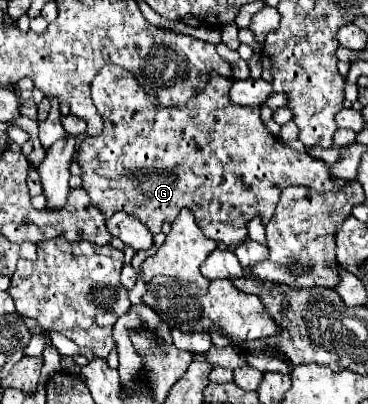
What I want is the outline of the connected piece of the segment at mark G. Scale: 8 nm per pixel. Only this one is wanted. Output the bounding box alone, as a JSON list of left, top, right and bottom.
[78,66,348,246]

